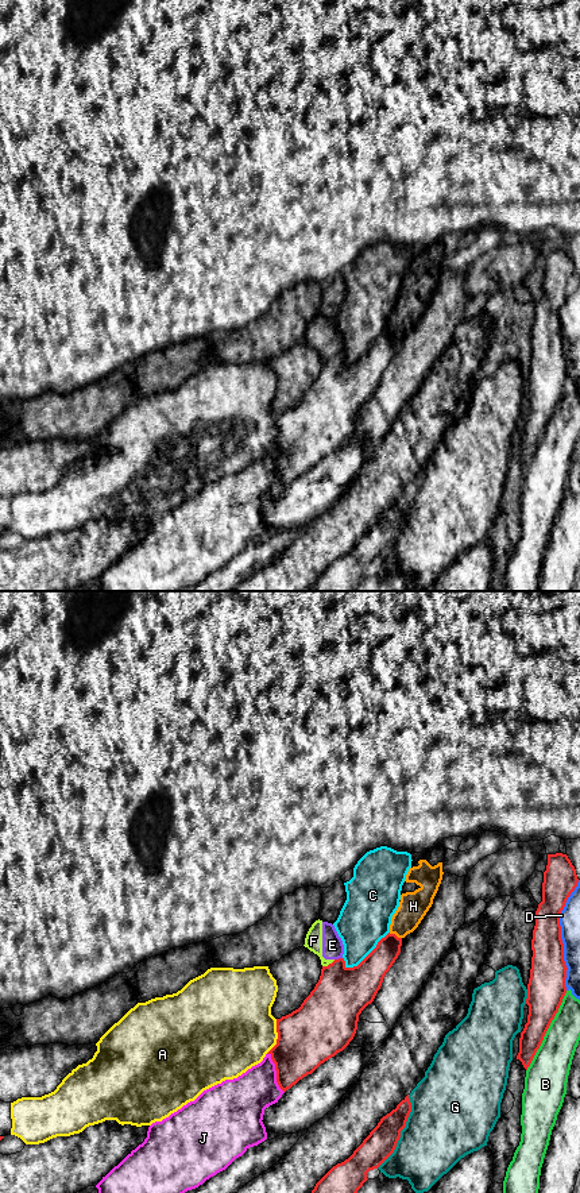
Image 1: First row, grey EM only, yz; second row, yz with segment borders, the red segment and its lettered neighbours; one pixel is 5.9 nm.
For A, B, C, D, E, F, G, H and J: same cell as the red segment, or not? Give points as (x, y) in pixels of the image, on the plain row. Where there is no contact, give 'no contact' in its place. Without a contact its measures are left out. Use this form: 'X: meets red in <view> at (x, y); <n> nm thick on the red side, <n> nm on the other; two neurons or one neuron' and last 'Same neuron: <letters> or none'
A: meets red in yz at (278, 432); 360 nm thick on the red side, 440 nm on the other; two neurons
B: meets red in yz at (546, 425); 220 nm thick on the red side, 240 nm on the other; two neurons
C: meets red in yz at (368, 350); 280 nm thick on the red side, 300 nm on the other; two neurons
D: meets red in yz at (560, 331); 220 nm thick on the red side, 130 nm on the other; two neurons
E: meets red in yz at (339, 354); 320 nm thick on the red side, 130 nm on the other; two neurons
F: meets red in yz at (329, 359); 320 nm thick on the red side, 110 nm on the other; two neurons
G: meets red in yz at (401, 525); 180 nm thick on the red side, 420 nm on the other; two neurons
H: meets red in yz at (395, 331); 160 nm thick on the red side, 170 nm on the other; two neurons
J: meets red in yz at (277, 468); 320 nm thick on the red side, 280 nm on the other; two neurons
Same neuron: none

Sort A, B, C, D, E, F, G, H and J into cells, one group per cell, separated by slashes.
A / B / C / D / E F / G / H / J

